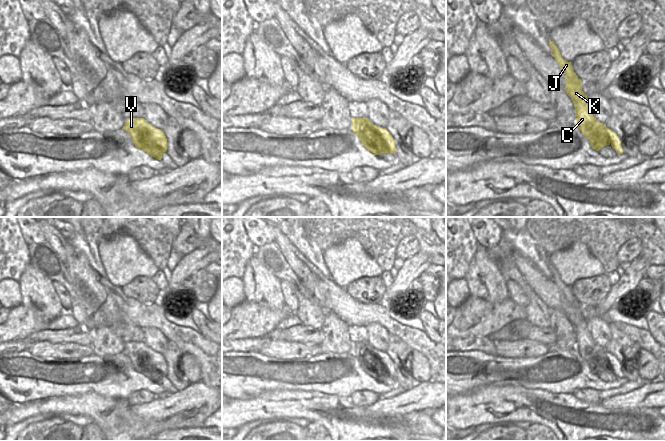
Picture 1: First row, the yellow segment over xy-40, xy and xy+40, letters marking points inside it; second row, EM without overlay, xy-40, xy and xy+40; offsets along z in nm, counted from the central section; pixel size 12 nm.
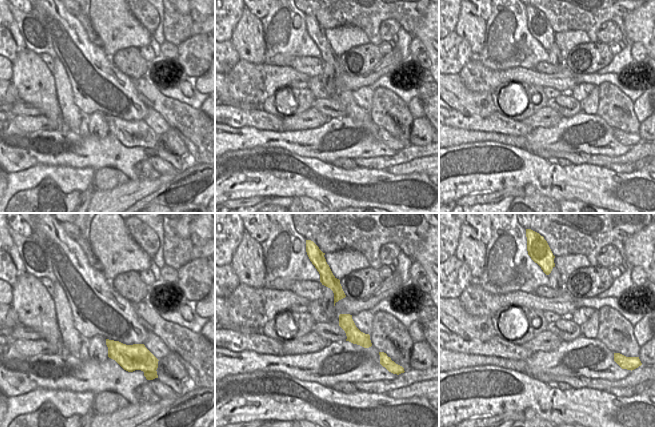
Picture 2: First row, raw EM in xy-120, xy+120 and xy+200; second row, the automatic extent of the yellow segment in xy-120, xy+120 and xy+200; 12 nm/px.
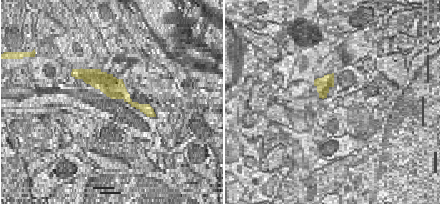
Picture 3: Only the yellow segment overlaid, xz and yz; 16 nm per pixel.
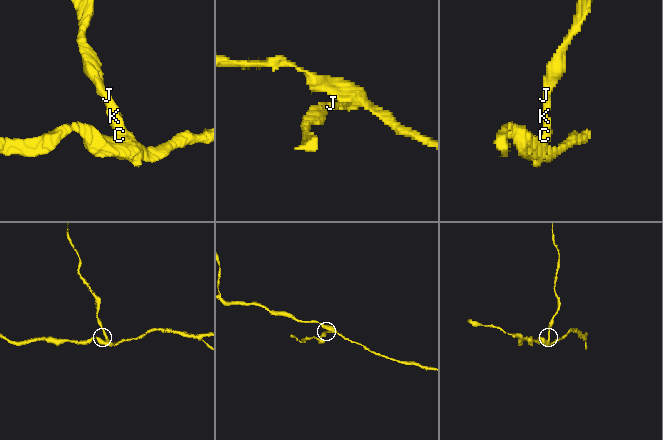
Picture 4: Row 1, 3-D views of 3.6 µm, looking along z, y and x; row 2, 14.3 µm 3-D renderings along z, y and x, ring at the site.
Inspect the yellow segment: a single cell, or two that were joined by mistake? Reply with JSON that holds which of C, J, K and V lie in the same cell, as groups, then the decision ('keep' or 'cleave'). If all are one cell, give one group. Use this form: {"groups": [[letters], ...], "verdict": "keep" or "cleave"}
{"groups": [["C", "J", "K"], ["V"]], "verdict": "cleave"}

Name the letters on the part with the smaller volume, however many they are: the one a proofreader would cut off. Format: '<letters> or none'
C, J, K

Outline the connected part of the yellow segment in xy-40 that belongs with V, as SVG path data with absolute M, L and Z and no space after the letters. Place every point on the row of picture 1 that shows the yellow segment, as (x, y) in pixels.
M127 118L122 129L130 135L136 148L153 158L161 160L167 151L167 138L163 130L155 128L144 118Z

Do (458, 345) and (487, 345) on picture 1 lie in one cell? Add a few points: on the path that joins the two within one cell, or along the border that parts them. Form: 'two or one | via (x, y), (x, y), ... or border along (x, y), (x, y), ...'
one | via (465, 345), (480, 345)

